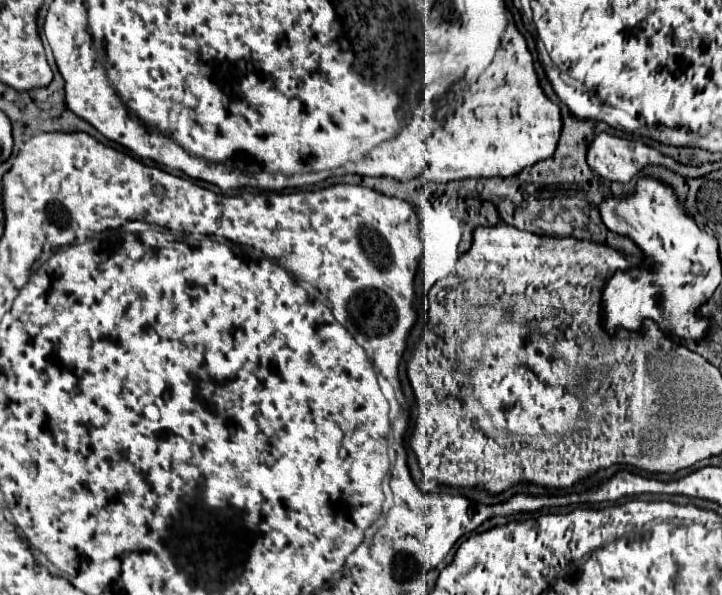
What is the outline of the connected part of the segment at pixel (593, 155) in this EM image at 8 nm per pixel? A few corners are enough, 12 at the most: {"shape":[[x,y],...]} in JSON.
{"shape":[[599,134],[587,164],[611,182],[629,182],[649,164],[653,148],[637,152],[627,138]]}

